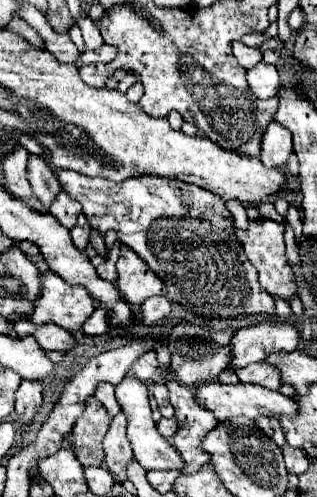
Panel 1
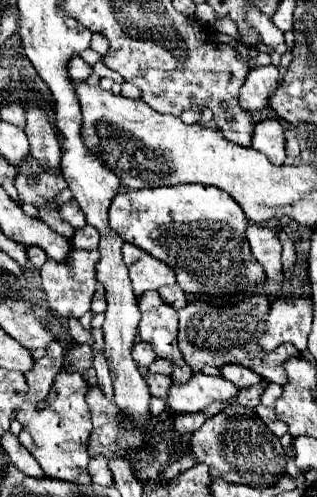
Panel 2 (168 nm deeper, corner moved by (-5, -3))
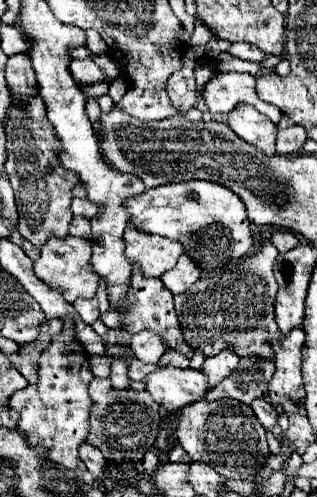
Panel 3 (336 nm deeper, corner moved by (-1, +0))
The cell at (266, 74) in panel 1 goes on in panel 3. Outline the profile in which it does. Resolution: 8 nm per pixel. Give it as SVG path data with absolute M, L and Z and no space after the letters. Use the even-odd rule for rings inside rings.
M217 74L203 88L203 100L209 112L229 114L237 104L245 102L261 110L273 124L279 124L281 112L277 106L265 104L255 94L255 78L251 74Z

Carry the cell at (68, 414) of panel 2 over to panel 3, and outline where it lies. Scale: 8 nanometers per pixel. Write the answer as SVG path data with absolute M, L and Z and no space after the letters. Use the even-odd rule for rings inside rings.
M75 328L61 330L53 336L53 344L43 350L39 360L39 380L37 384L29 384L23 390L13 392L9 398L9 408L19 412L19 430L27 436L29 444L37 448L47 460L61 464L72 470L81 479L87 471L79 458L77 448L85 442L89 432L89 382L95 378L89 368L89 356L77 344Z

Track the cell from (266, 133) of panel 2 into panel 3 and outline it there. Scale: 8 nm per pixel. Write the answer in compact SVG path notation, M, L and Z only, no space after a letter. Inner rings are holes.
M239 104L233 108L233 112L227 114L227 124L239 138L261 148L267 156L275 156L277 126L253 106Z

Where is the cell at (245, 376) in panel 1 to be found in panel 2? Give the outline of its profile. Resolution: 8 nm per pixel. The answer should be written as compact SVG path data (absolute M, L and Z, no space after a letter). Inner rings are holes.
M225 365L225 367L221 369L221 373L223 373L225 379L229 379L231 383L235 383L235 385L241 387L241 389L243 389L243 387L257 385L257 383L263 383L261 375L249 371L249 369L241 367L241 365Z

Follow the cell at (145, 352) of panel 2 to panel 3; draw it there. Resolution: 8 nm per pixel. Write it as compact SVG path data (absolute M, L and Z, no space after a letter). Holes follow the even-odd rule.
M137 332L131 336L131 342L129 342L129 348L131 352L143 360L143 362L149 362L149 364L157 364L159 358L167 352L167 340L157 336L155 332Z

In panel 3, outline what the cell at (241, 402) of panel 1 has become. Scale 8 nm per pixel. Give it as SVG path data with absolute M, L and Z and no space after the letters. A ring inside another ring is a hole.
M159 366L145 378L145 390L169 412L199 400L207 392L207 376L199 370L181 370L175 366Z

